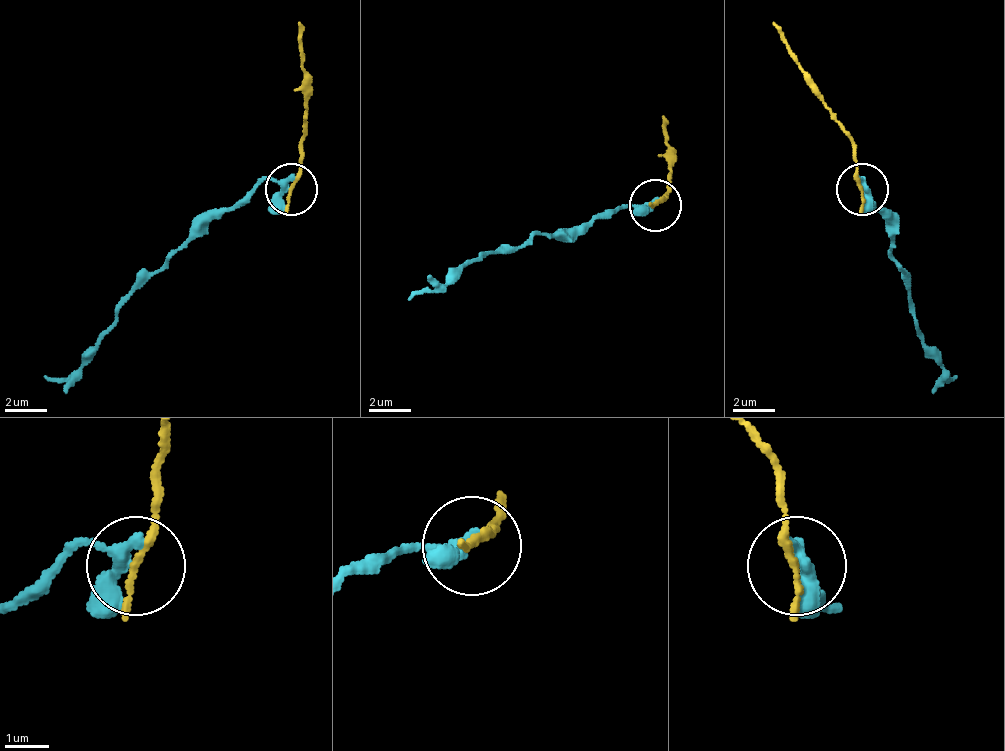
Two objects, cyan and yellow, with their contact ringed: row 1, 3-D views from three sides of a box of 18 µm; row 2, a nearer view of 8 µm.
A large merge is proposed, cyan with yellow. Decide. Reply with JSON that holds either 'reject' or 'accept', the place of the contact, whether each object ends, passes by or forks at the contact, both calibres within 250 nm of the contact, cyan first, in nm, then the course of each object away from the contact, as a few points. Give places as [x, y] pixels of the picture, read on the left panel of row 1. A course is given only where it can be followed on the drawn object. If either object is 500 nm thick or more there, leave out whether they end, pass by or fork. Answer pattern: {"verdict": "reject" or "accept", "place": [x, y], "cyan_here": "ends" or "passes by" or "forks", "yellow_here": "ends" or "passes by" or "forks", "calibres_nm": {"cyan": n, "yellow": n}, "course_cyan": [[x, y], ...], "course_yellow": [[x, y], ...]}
{"verdict": "reject", "place": [291, 189], "cyan_here": "passes by", "yellow_here": "ends", "calibres_nm": {"cyan": 320, "yellow": 200}, "course_cyan": [[287, 190], [261, 180], [219, 206], [130, 295], [99, 348], [62, 379], [46, 374]], "course_yellow": [[292, 190], [303, 133], [298, 23]]}

